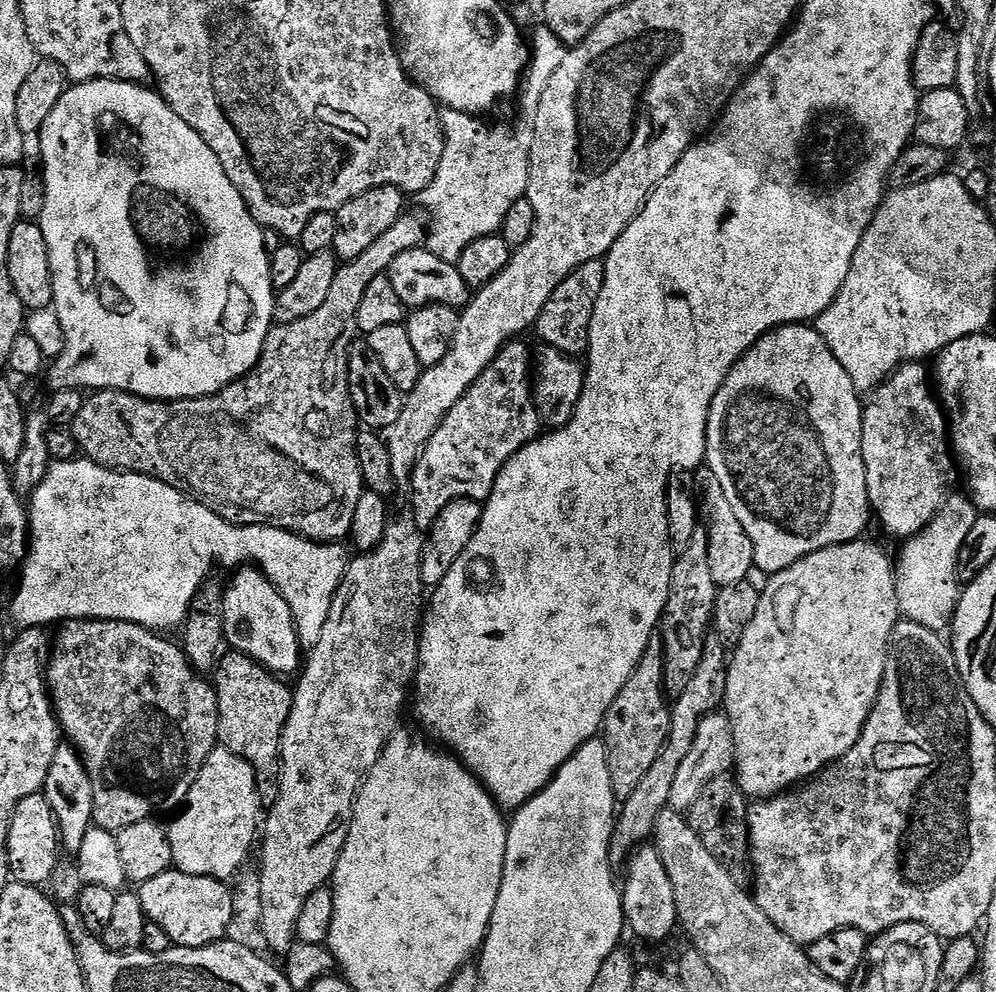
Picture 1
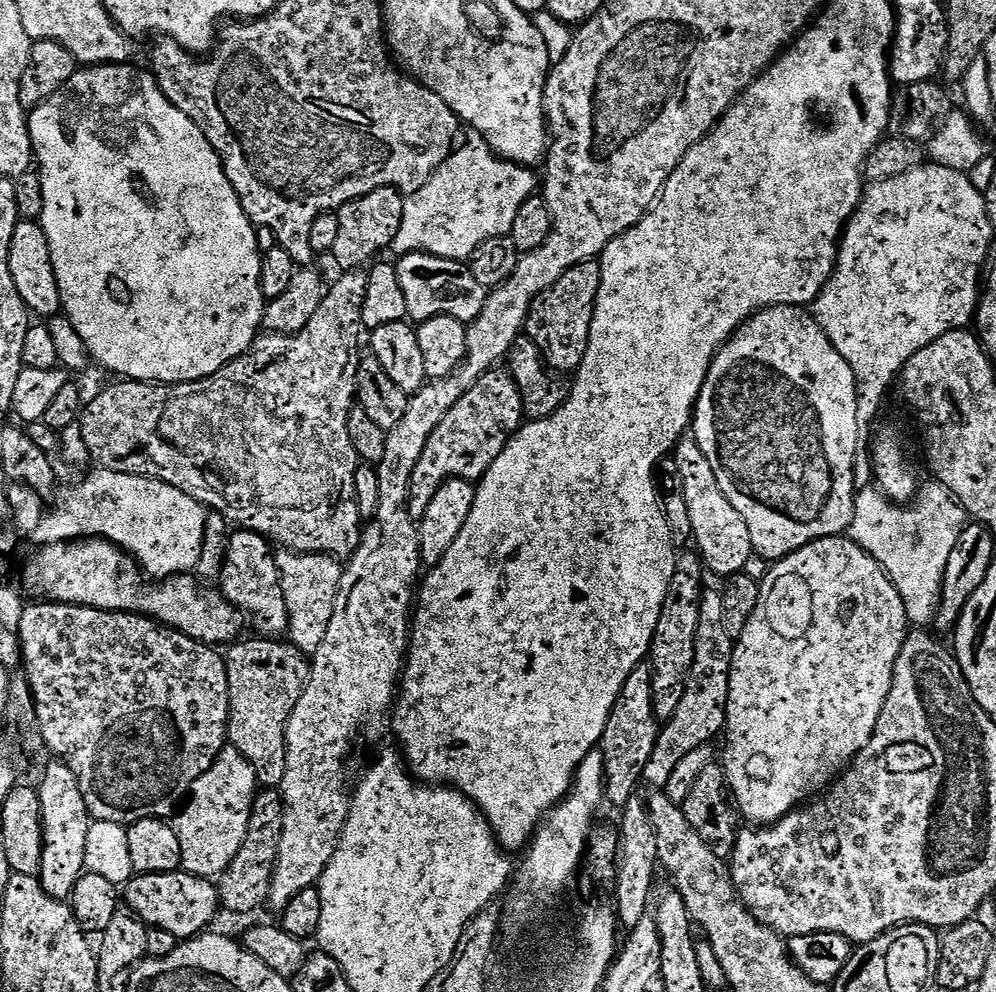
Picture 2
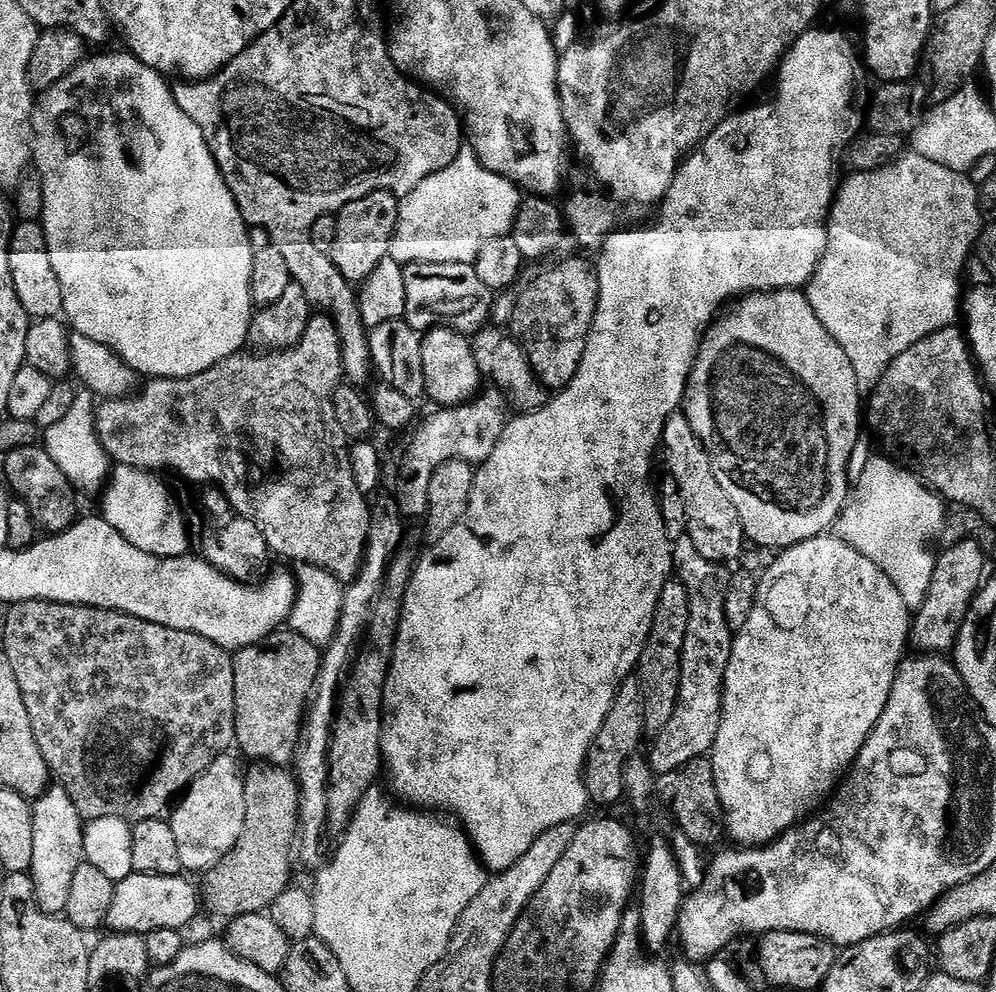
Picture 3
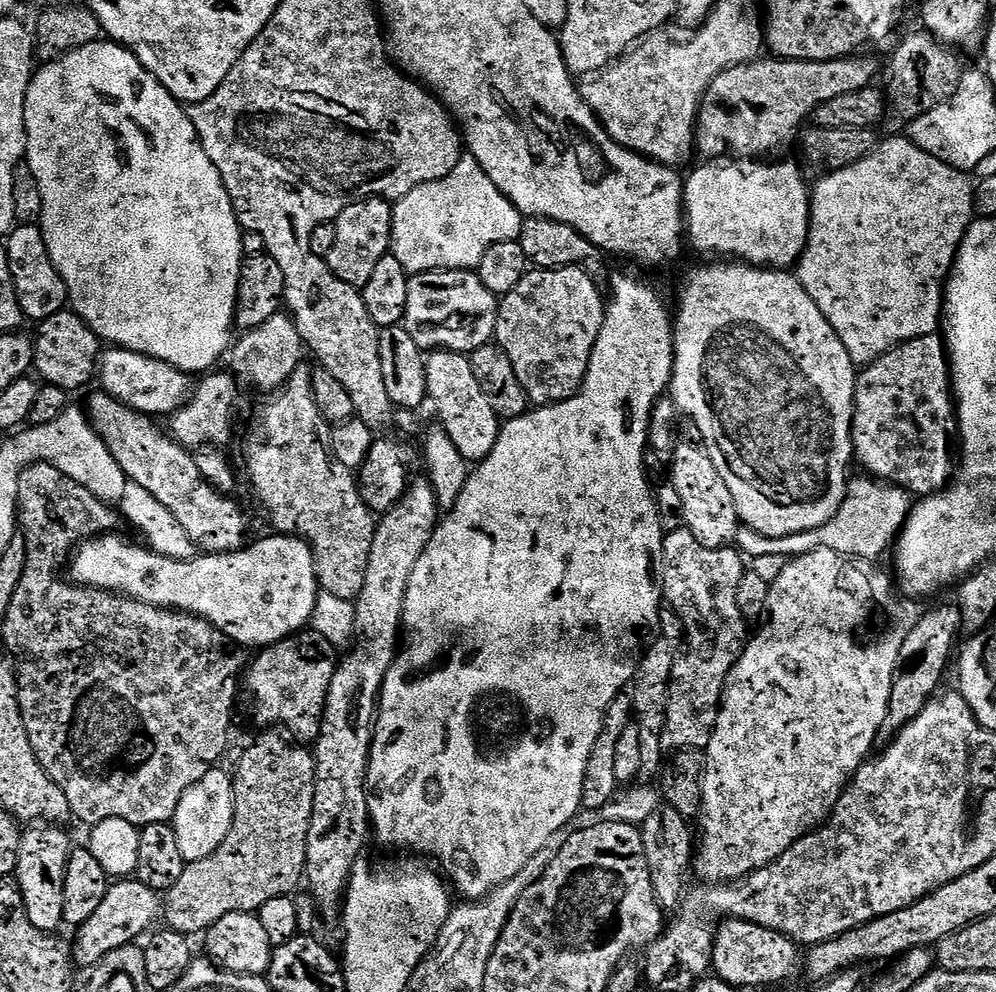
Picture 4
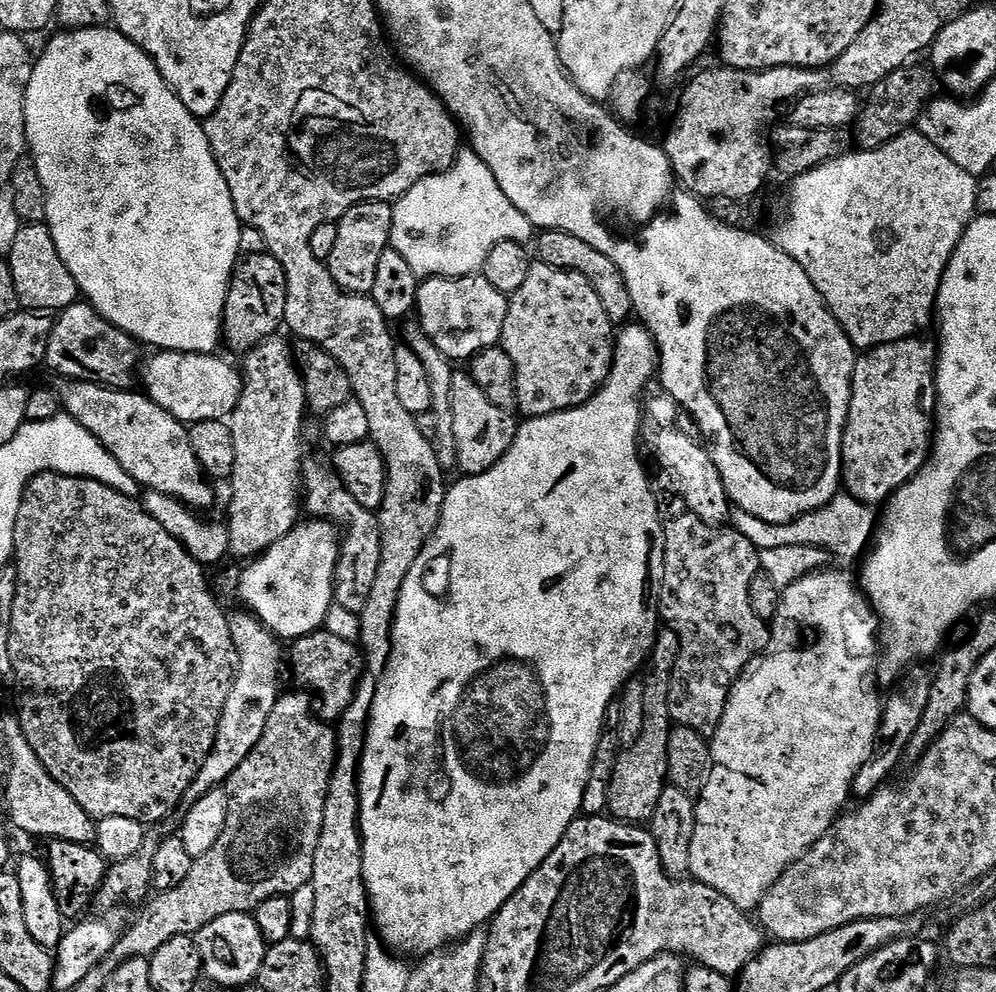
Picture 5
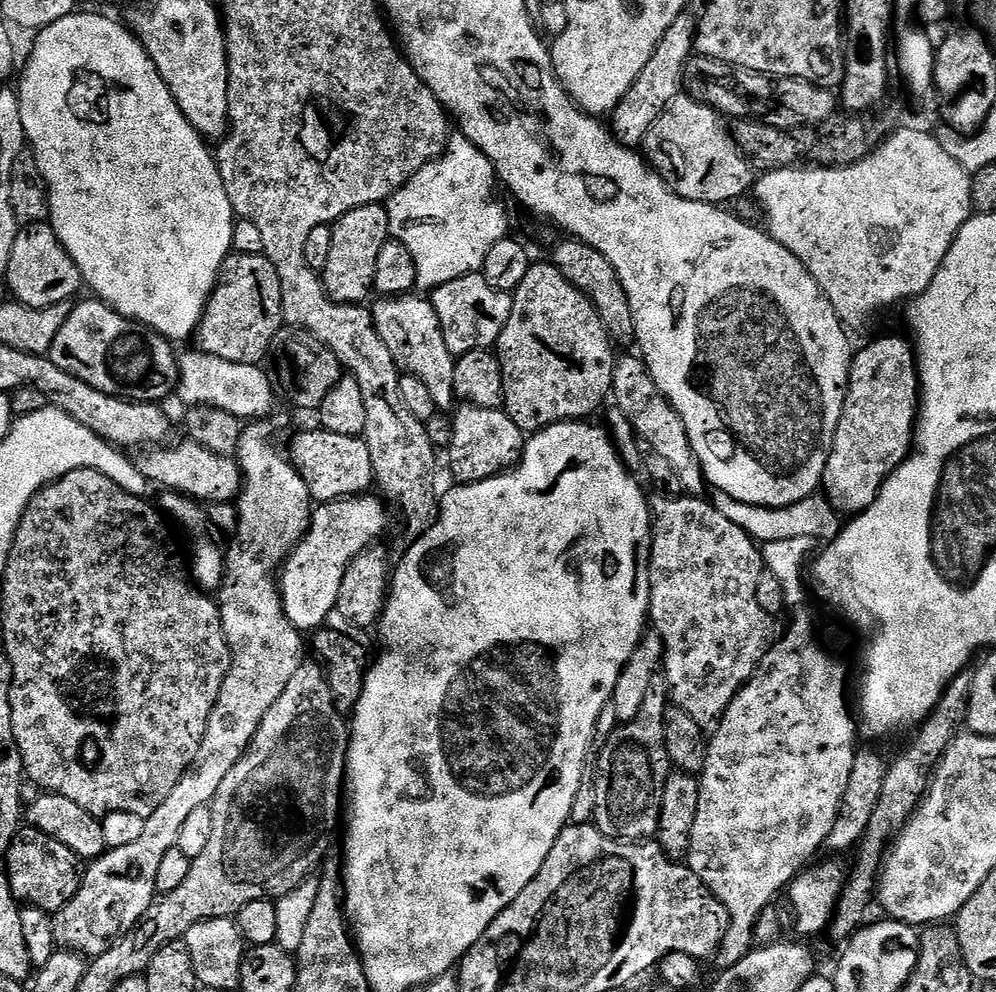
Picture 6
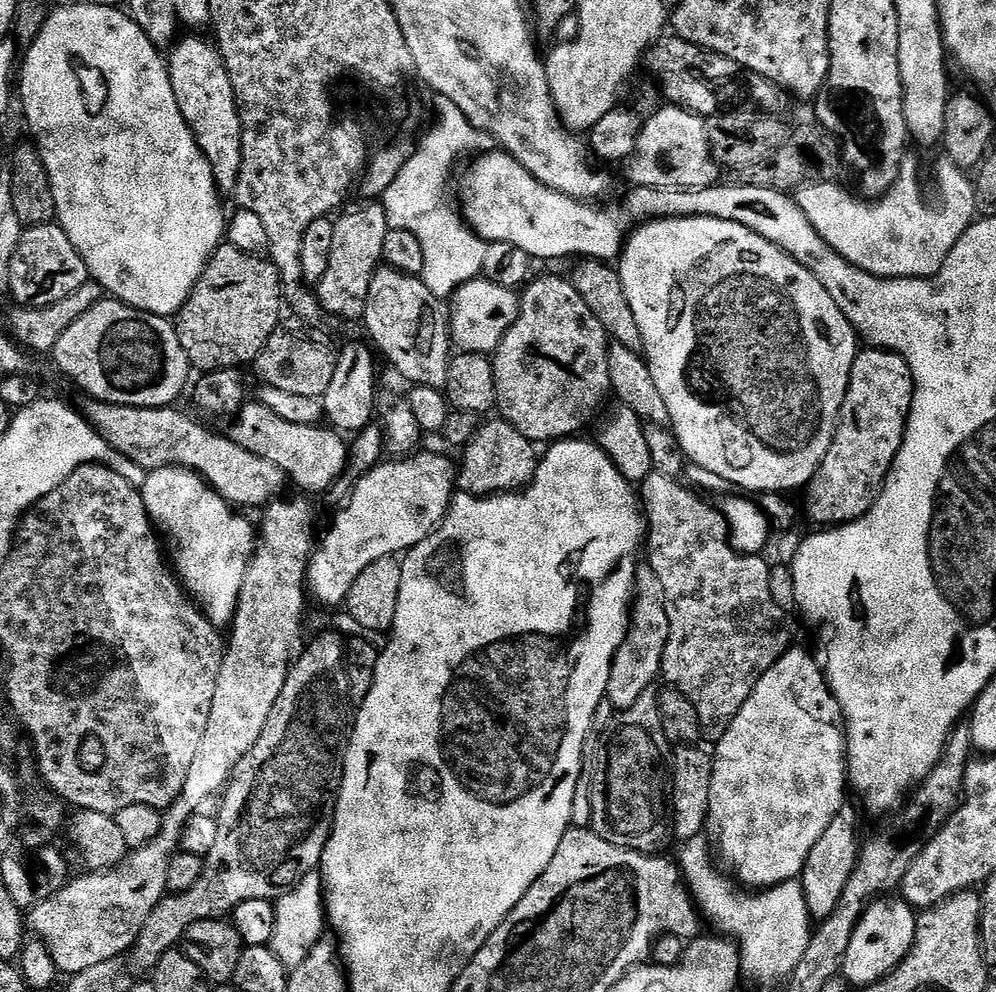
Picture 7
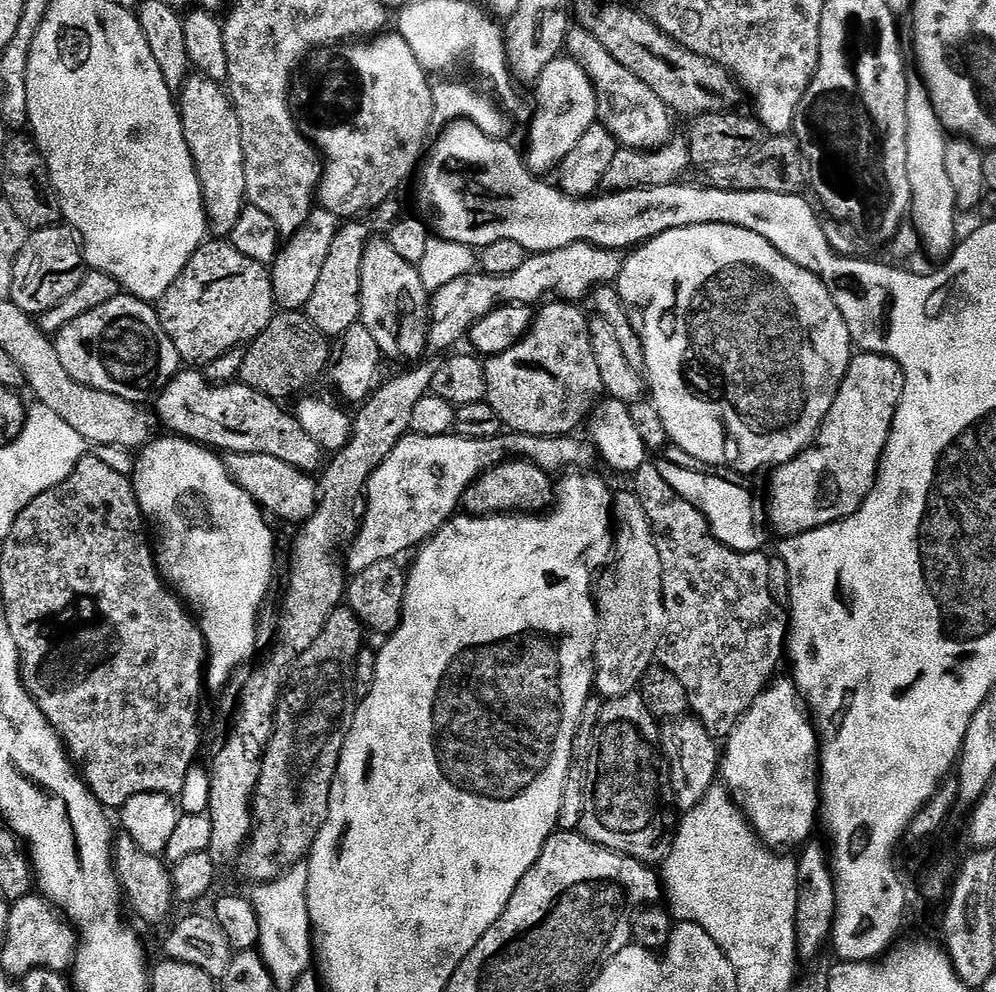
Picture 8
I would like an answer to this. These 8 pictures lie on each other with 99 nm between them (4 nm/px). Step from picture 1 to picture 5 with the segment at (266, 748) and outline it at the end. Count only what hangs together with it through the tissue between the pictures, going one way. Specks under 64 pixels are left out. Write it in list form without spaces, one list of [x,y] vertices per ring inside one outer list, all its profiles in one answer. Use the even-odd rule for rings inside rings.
[[[326,630],[311,632],[291,641],[290,664],[301,689],[314,697],[314,711],[325,722],[339,721],[340,715],[350,706],[360,684],[362,653],[355,643],[346,638],[337,638]]]

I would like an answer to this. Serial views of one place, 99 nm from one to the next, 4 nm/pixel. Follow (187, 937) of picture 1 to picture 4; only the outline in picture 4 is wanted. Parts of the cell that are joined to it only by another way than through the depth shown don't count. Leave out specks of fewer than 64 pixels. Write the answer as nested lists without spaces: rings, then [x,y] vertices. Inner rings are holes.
[[[120,878],[109,883],[106,898],[102,898],[102,906],[98,906],[98,910],[94,910],[94,914],[90,914],[90,918],[86,918],[86,922],[75,929],[75,963],[79,967],[81,964],[85,970],[95,968],[101,958],[110,954],[110,950],[118,950],[127,944],[136,944],[139,936],[143,937],[153,927],[151,924],[155,920],[159,921],[161,916],[161,893],[154,891],[150,886],[135,878]]]

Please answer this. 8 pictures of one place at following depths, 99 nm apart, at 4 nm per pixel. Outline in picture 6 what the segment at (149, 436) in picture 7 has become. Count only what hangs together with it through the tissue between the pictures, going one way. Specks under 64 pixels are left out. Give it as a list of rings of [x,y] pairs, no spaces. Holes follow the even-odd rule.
[[[181,440],[181,444],[176,444],[173,448],[165,447],[163,450],[152,450],[141,455],[144,456],[138,460],[141,474],[153,485],[161,484],[168,488],[164,490],[169,493],[183,494],[197,502],[208,500],[209,505],[214,505],[235,501],[244,482],[239,463],[233,457],[220,456],[193,440]]]

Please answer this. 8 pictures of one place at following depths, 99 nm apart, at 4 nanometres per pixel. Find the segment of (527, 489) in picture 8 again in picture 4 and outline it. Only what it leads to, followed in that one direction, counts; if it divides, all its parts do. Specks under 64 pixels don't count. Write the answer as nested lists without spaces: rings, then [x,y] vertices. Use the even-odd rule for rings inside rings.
[[[433,351],[426,360],[426,382],[428,400],[436,407],[435,419],[448,432],[462,458],[467,462],[485,460],[494,450],[494,442],[498,442],[502,421],[486,394],[482,394],[471,359],[462,352]]]

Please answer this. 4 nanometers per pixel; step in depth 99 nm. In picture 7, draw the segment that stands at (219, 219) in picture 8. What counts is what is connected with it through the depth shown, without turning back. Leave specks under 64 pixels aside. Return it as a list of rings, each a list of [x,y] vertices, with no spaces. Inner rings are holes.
[[[188,34],[185,40],[177,39],[171,45],[166,56],[170,86],[174,86],[174,98],[178,98],[178,110],[182,110],[186,126],[190,126],[206,162],[210,162],[217,189],[221,193],[232,194],[235,193],[242,164],[242,122],[220,49],[215,43],[208,41],[207,44],[200,36],[203,35]]]

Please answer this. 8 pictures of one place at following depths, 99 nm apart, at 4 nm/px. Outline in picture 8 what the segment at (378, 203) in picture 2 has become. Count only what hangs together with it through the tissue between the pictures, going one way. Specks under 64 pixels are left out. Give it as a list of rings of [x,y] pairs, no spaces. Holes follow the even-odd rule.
[[[352,218],[341,223],[338,234],[334,234],[334,243],[330,245],[330,255],[322,265],[322,275],[310,298],[306,315],[323,336],[338,338],[351,329],[360,320],[360,295],[362,294],[363,255],[374,233],[364,225],[360,218]]]

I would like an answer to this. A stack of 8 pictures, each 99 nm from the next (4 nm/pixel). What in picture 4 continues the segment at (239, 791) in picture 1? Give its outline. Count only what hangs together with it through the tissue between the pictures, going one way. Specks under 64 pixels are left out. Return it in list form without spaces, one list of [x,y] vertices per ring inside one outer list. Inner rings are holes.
[[[213,767],[198,782],[190,785],[178,802],[178,810],[172,815],[170,823],[178,838],[178,850],[182,850],[182,858],[187,863],[210,858],[210,854],[226,842],[226,834],[230,834],[230,826],[234,822],[234,790],[232,776],[222,769]]]

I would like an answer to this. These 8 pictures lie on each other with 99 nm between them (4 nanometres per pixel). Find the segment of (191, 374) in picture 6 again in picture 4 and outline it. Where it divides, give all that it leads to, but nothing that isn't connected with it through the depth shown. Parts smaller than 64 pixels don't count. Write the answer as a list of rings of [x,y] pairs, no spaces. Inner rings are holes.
[[[124,348],[107,349],[100,357],[98,365],[98,382],[101,389],[118,398],[124,405],[138,410],[153,418],[171,416],[191,397],[191,377],[161,359],[150,358],[148,355],[138,355],[136,351],[126,351]]]

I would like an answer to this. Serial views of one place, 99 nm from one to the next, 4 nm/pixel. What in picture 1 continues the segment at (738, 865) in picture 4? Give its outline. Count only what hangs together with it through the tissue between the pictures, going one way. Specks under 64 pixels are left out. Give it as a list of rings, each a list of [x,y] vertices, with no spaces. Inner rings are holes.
[[[861,538],[851,540],[849,544],[835,544],[823,548],[804,556],[786,570],[771,573],[767,577],[768,585],[763,585],[758,608],[754,610],[754,618],[750,618],[746,630],[740,633],[735,641],[736,649],[731,649],[722,712],[724,708],[725,714],[728,715],[726,723],[732,730],[734,779],[749,798],[768,798],[793,782],[807,781],[825,766],[845,756],[860,739],[860,733],[863,732],[868,715],[872,712],[872,703],[875,702],[880,689],[884,663],[888,657],[888,641],[892,639],[892,631],[896,629],[898,617],[901,615],[900,603],[896,601],[893,561],[890,556],[888,560],[887,554],[878,545],[867,544],[866,541],[867,539]]]

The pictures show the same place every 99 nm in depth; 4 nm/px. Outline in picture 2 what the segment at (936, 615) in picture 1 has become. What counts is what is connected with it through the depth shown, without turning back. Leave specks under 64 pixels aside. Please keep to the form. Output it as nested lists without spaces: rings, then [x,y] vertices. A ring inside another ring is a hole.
[[[929,479],[927,483],[921,483],[914,499],[903,506],[889,500],[879,487],[859,489],[854,518],[847,530],[851,540],[888,575],[906,606],[912,626],[928,626],[935,621],[946,562],[950,562],[950,550],[954,550],[966,527],[966,513],[954,494],[936,480]]]

